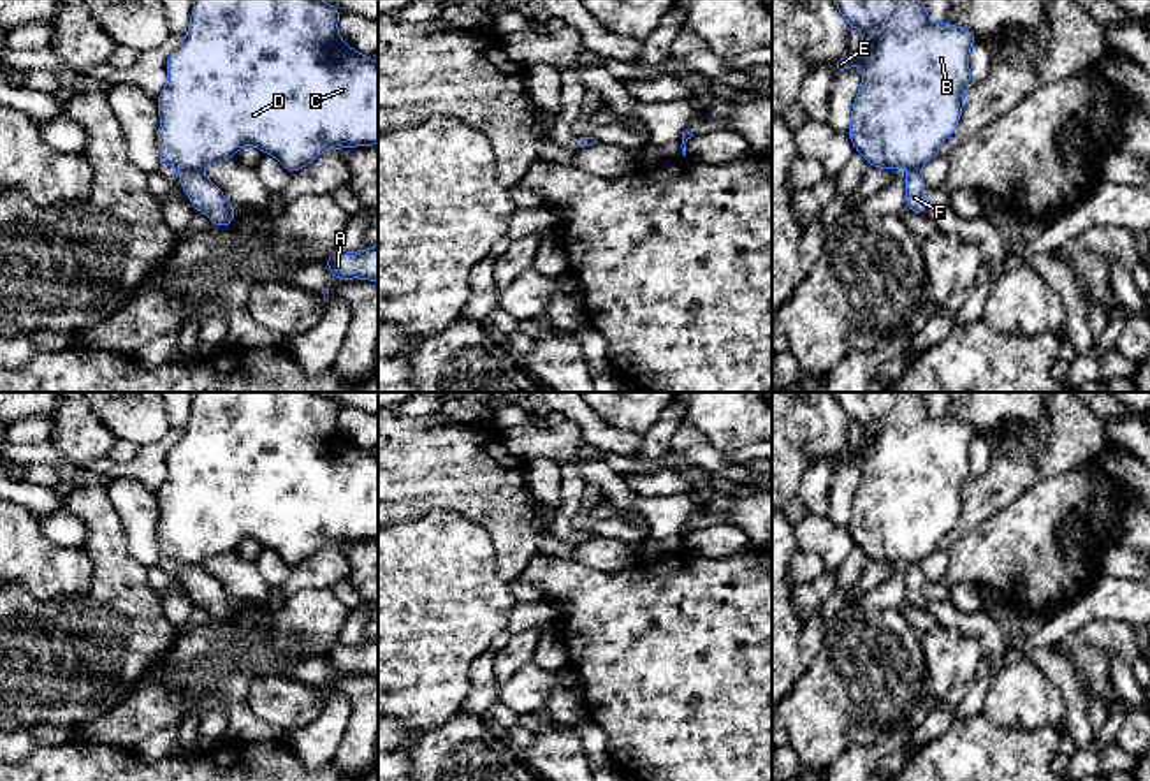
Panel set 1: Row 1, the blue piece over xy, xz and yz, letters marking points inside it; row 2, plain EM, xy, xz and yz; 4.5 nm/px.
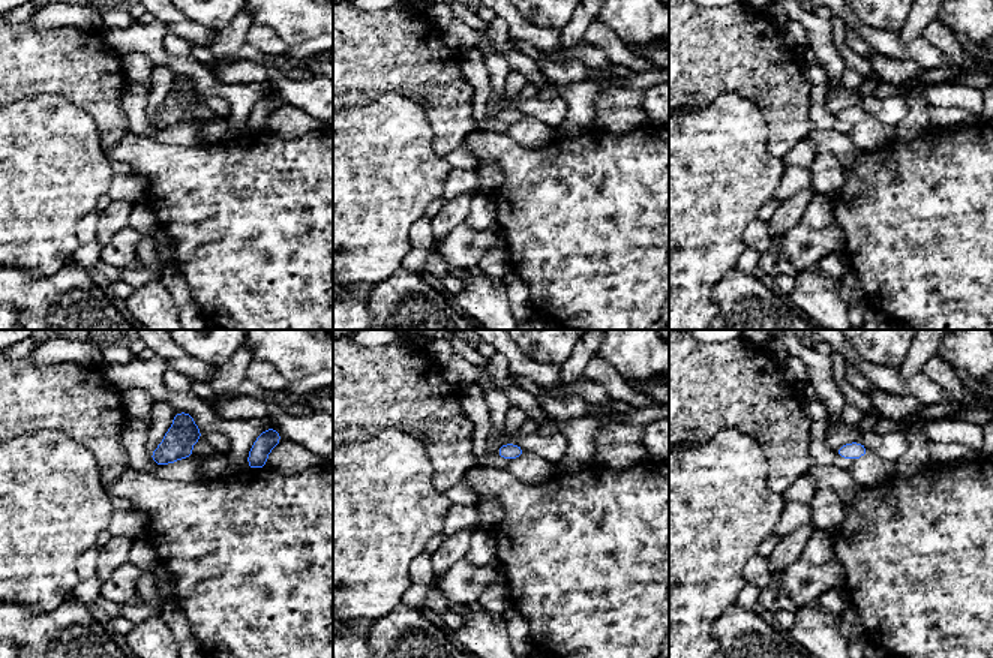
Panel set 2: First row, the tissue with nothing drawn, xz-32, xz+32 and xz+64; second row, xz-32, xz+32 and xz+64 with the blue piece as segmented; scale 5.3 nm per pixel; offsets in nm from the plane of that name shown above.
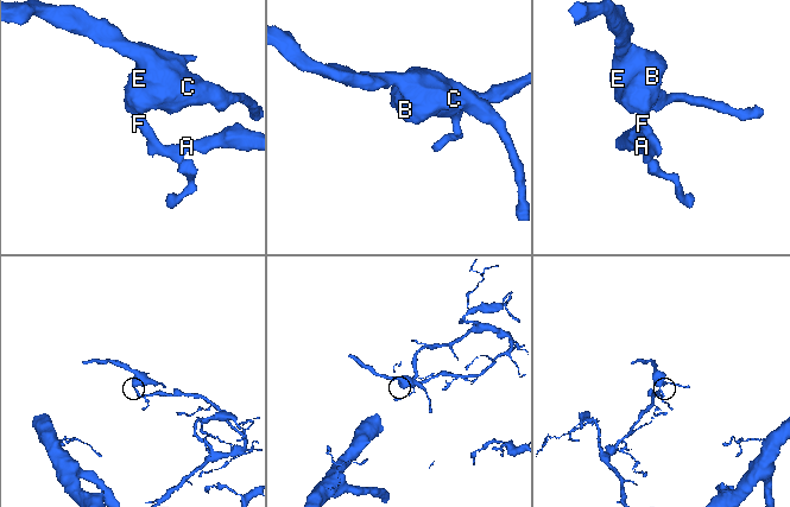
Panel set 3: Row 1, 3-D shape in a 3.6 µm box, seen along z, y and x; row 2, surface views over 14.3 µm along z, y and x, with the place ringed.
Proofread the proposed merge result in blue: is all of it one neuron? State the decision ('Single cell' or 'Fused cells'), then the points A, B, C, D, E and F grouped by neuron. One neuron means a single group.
Fused cells. Groups: A F / B C D E

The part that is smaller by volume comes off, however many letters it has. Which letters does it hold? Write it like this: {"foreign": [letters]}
{"foreign": ["B", "C", "D", "E"]}

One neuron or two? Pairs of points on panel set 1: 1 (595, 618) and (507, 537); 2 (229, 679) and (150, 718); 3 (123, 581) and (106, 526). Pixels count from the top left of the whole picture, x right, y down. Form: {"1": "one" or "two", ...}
{"1": "two", "2": "one", "3": "one"}

